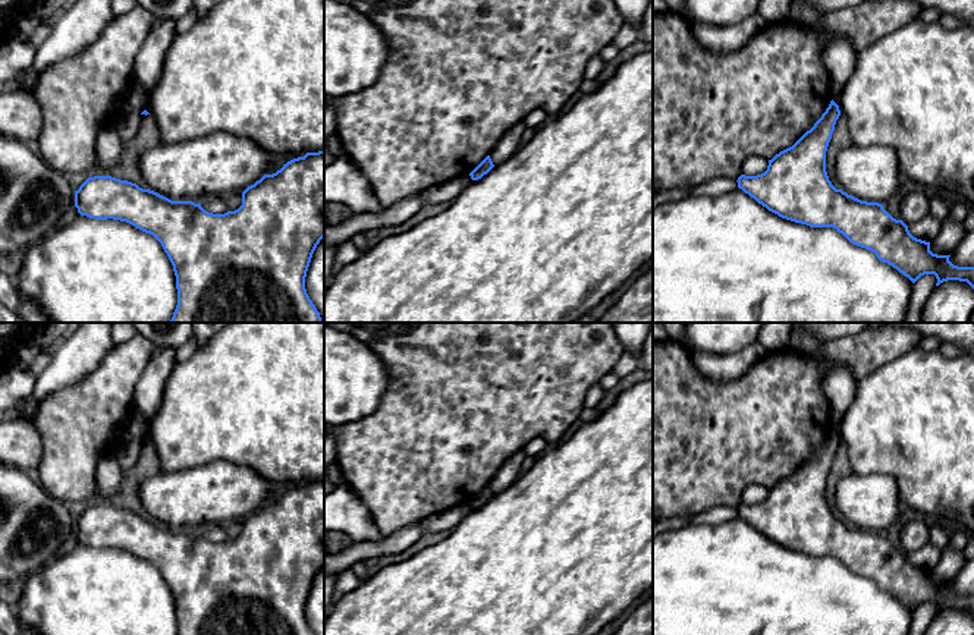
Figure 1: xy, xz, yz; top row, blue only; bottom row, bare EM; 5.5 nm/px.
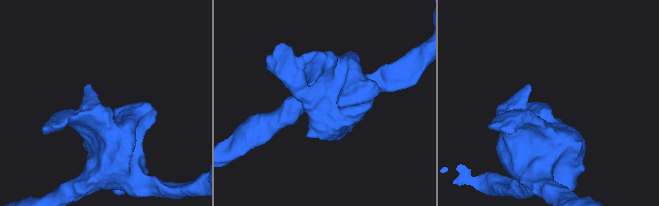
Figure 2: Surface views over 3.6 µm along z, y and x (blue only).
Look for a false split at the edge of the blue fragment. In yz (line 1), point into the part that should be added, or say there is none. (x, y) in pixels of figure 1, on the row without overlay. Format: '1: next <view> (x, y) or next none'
1: next none

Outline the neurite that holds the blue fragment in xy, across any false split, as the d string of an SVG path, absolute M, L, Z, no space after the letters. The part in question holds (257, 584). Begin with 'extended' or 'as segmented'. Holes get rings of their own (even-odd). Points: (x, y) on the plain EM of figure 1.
as segmented; M324 480L307 481L304 485L293 487L283 493L273 503L264 503L254 513L242 521L242 534L235 540L213 543L205 540L201 532L192 529L172 529L154 519L142 518L136 512L120 509L111 504L88 506L78 519L75 519L75 535L81 544L97 548L120 548L136 557L153 563L167 582L176 604L177 634L176 635L315 635L305 617L305 606L312 582L324 566Z

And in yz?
as segmented; M832 428L810 459L769 488L764 502L741 503L738 516L782 547L836 557L912 612L924 603L934 603L936 614L959 609L974 617L974 595L958 595L949 590L951 584L933 582L930 570L914 566L908 554L893 547L882 532L861 529L832 513L826 480L839 444L839 434Z

